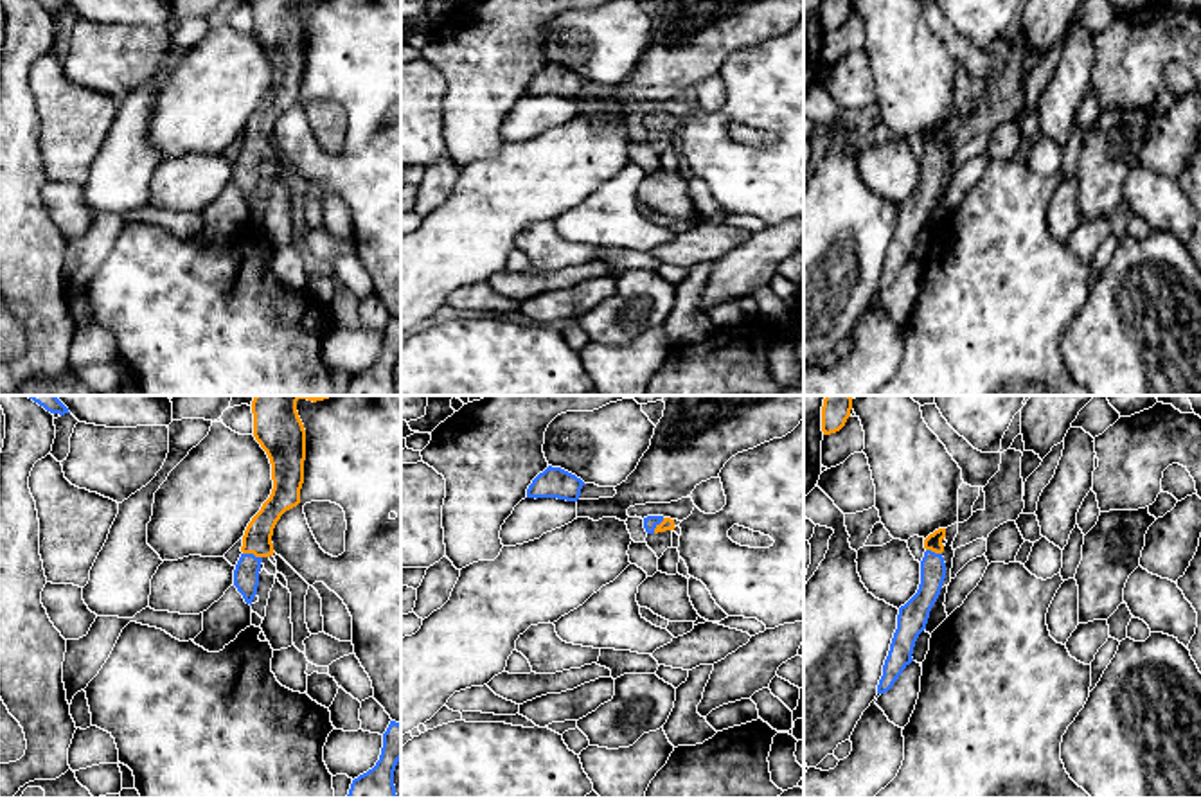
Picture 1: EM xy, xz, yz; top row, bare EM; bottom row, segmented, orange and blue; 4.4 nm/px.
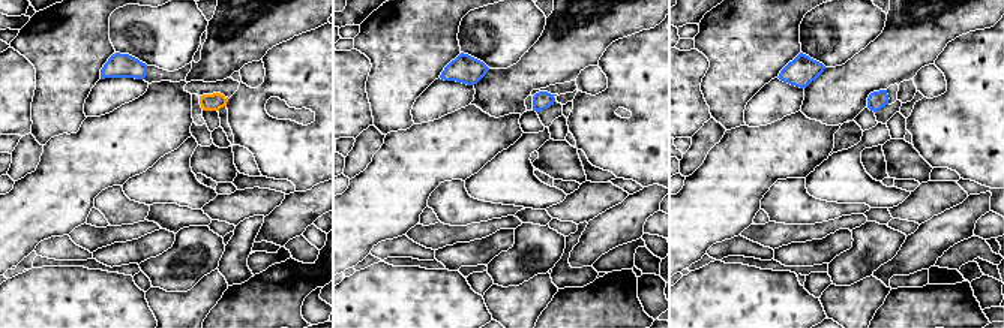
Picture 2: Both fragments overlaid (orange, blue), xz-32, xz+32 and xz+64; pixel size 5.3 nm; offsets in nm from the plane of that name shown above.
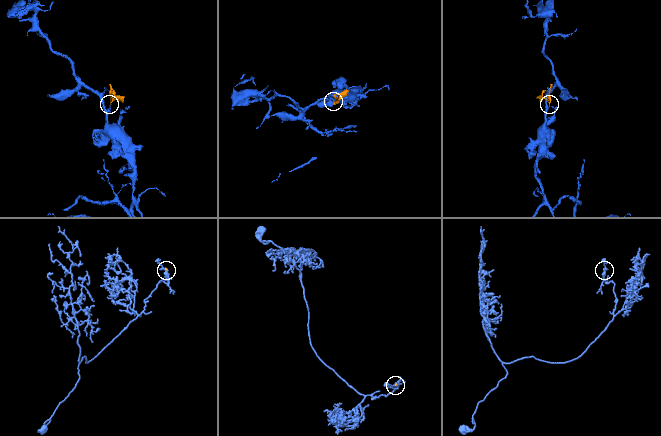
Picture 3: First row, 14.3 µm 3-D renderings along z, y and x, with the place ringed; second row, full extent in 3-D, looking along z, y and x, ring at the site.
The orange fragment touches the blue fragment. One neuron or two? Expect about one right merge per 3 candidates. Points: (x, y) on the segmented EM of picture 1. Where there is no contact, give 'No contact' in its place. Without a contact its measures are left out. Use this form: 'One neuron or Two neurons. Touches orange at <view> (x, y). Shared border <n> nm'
One neuron. Touches orange at xy (252, 552). Shared border 90 nm

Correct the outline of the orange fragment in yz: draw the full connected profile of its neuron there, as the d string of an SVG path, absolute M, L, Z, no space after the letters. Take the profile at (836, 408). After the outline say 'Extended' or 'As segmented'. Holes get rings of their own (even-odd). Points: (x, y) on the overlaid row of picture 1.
M825 395L822 406L822 431L831 435L840 431L850 417L852 397L850 395Z. As segmented

